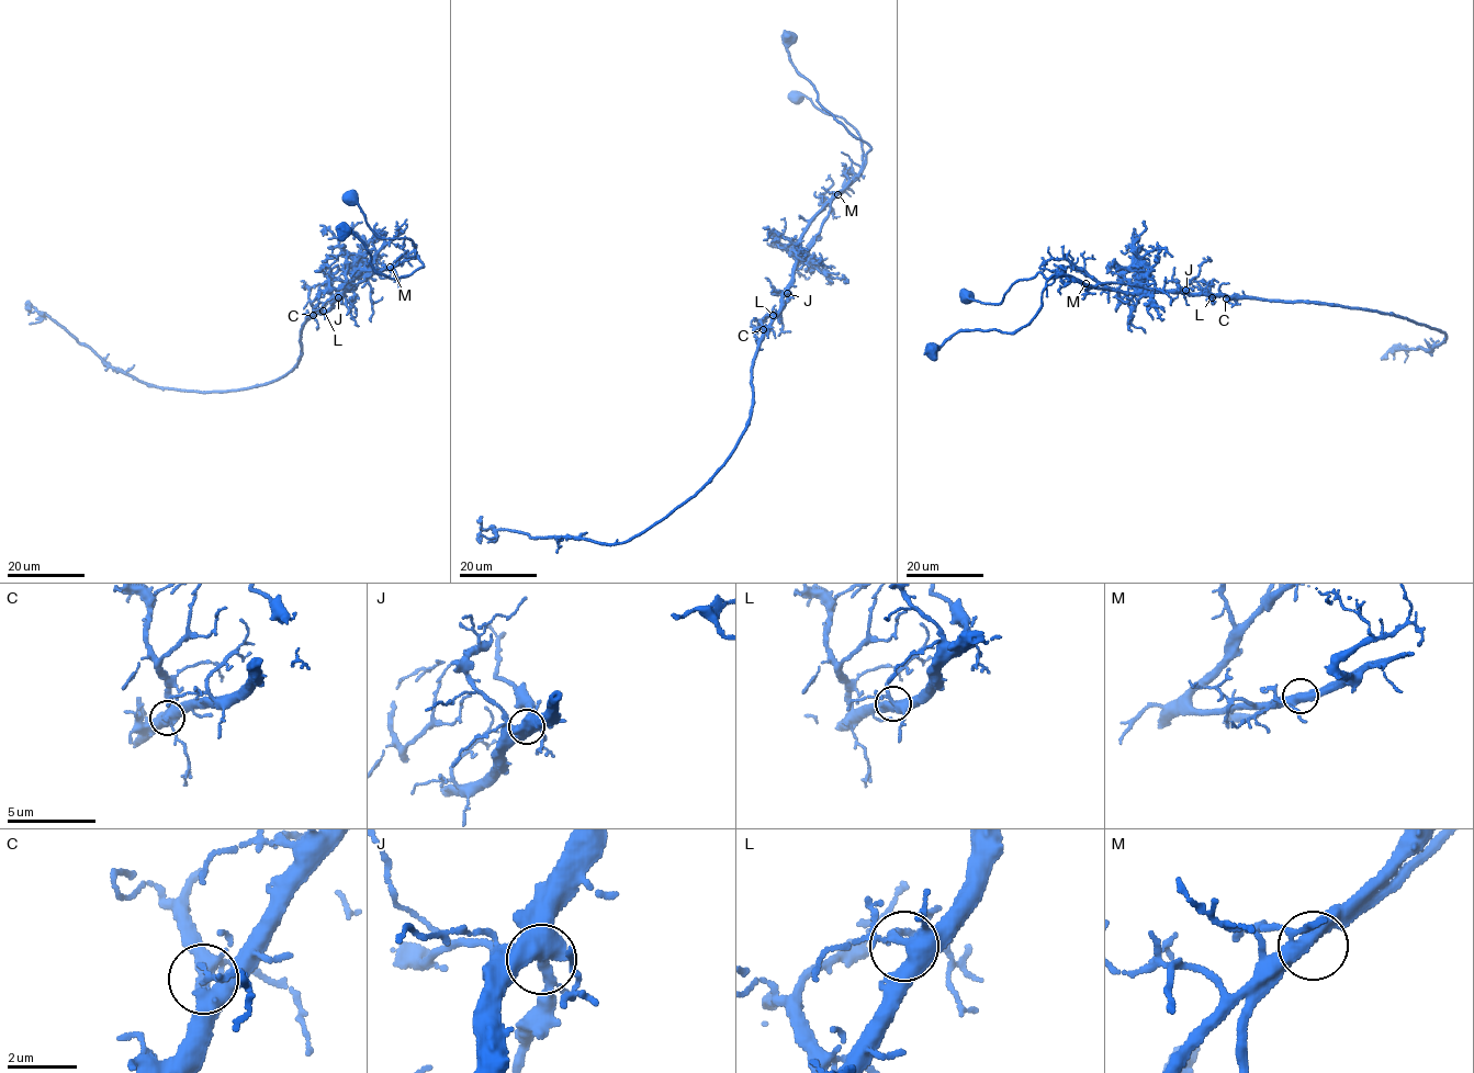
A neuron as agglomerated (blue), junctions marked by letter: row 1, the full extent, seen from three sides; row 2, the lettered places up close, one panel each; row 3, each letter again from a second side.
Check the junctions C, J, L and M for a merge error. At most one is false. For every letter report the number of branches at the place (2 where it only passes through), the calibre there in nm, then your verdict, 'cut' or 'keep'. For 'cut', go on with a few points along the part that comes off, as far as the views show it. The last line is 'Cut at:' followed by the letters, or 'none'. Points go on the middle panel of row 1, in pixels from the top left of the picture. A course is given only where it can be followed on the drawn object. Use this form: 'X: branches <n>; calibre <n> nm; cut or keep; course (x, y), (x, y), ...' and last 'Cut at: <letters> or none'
C: branches 4; calibre 340 nm; keep
J: branches 4; calibre 480 nm; keep
L: branches 6; calibre 360 nm; keep
M: branches 4; calibre 360 nm; cut; course (837, 194), (862, 170), (870, 147), (818, 101), (813, 85), (795, 67), (784, 30)
Cut at: M

